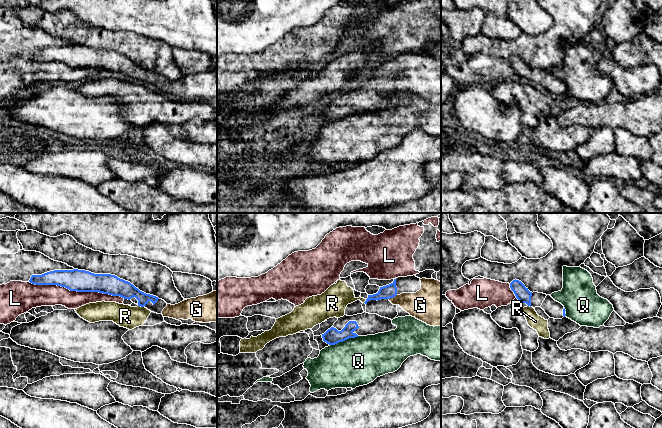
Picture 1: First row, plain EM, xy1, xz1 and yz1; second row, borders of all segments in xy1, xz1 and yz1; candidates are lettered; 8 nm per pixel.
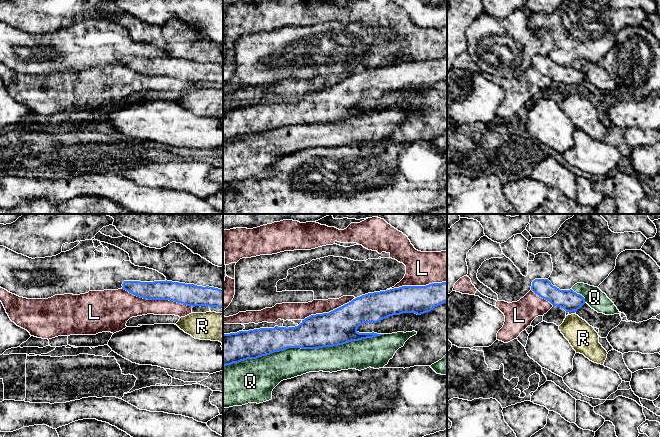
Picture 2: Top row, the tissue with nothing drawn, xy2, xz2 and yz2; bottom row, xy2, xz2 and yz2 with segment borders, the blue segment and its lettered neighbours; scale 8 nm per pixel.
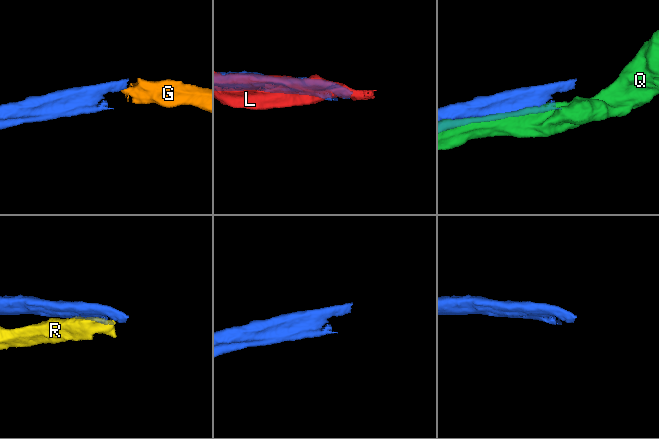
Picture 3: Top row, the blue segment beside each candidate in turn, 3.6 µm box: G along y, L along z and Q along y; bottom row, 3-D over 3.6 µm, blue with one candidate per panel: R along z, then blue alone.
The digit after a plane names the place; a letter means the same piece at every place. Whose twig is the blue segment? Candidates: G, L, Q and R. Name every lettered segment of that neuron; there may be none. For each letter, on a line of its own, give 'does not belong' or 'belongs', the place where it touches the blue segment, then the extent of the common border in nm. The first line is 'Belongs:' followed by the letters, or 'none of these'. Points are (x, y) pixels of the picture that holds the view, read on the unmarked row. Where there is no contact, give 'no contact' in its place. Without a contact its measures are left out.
Belongs: G
G: belongs; contact xz1 (392, 73); length 80 nm
L: does not belong; contact xy1 (77, 67); length 800 nm
Q: does not belong; contact xz2 (303, 124); length 1300 nm
R: does not belong; contact xy1 (141, 82); length 50 nm

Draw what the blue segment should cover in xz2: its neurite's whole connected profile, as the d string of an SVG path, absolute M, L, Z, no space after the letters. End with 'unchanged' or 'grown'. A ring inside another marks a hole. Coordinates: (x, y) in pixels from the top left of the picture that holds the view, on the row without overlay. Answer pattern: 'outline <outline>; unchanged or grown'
outline M447 57L442 59L432 59L426 62L402 62L386 67L368 69L353 75L351 78L323 90L311 91L295 103L260 104L249 107L239 107L237 109L223 110L223 143L233 139L239 139L247 135L257 135L270 131L274 128L284 127L287 124L319 125L323 123L333 123L343 121L352 117L373 114L384 110L359 109L358 103L364 99L377 99L393 91L403 89L415 89L421 91L428 89L435 83L447 78Z; unchanged

